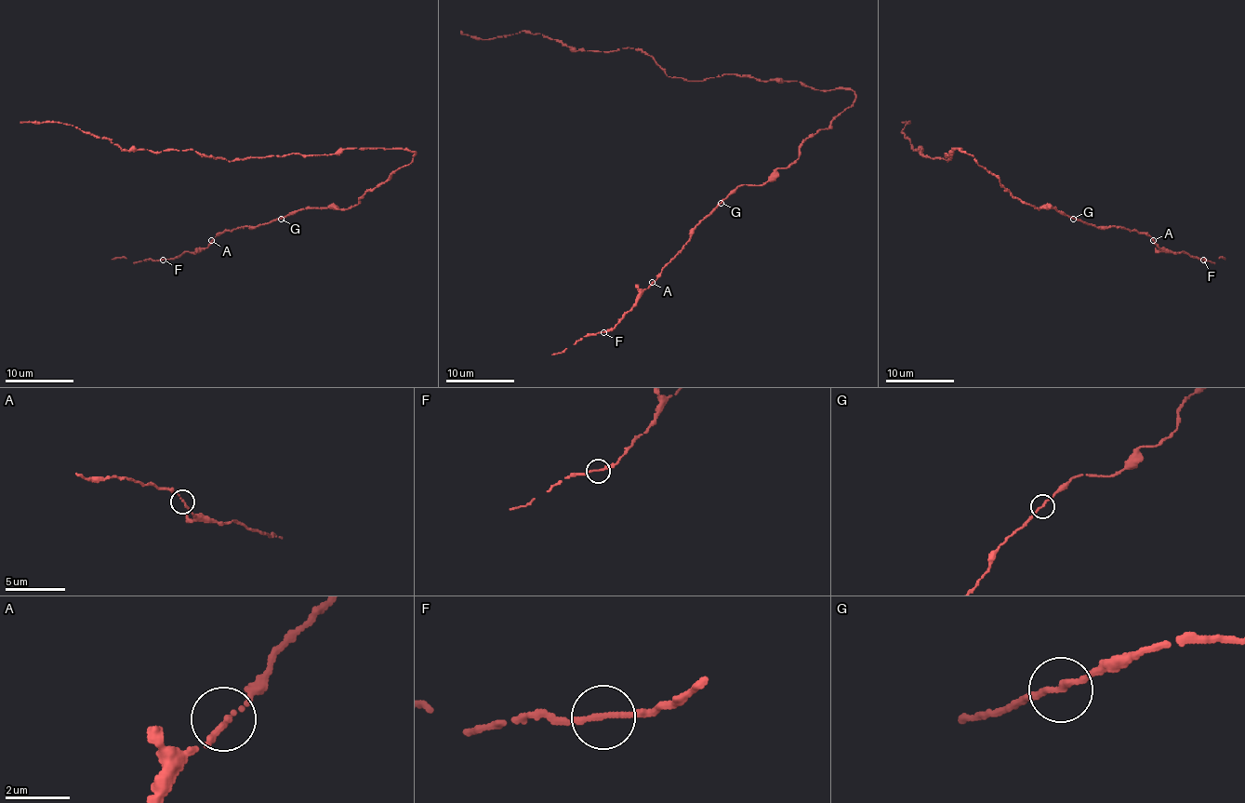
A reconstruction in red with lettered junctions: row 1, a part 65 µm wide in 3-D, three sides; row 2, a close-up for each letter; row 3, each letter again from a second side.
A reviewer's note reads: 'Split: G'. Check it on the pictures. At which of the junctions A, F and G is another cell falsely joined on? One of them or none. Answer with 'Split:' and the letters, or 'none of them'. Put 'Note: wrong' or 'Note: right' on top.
Note: wrong
Split: none of them

